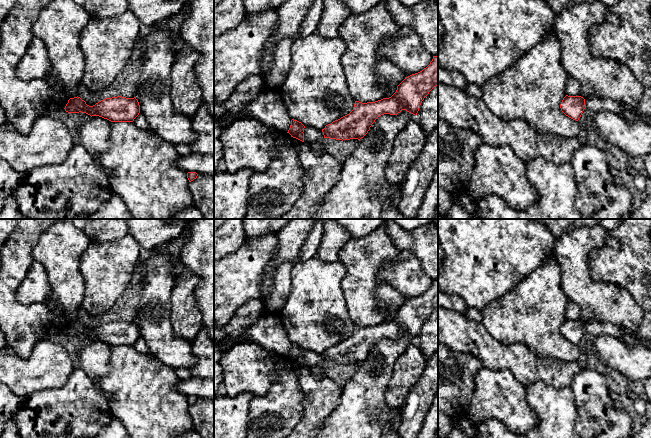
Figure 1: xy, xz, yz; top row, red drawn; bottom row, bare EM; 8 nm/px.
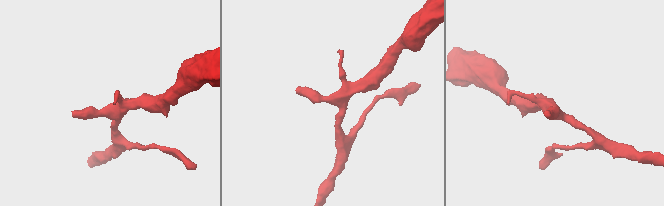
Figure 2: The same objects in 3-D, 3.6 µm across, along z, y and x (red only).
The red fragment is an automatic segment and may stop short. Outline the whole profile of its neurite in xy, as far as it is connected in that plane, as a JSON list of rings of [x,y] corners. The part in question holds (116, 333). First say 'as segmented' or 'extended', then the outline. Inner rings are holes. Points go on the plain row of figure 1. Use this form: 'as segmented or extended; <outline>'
as segmented; [[[80,321],[70,322],[65,330],[68,337],[86,337],[99,340],[111,346],[133,346],[140,337],[140,329],[136,321],[112,321],[106,322],[93,330],[86,328]]]

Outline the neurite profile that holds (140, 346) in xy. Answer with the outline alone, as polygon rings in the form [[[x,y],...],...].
[[[139,337],[139,339],[134,343],[133,347],[139,353],[144,353],[144,354],[149,353],[146,342],[142,337]]]

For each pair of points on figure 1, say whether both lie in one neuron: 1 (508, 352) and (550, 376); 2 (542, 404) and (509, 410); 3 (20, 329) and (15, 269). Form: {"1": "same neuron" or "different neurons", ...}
{"1": "same neuron", "2": "different neurons", "3": "same neuron"}

